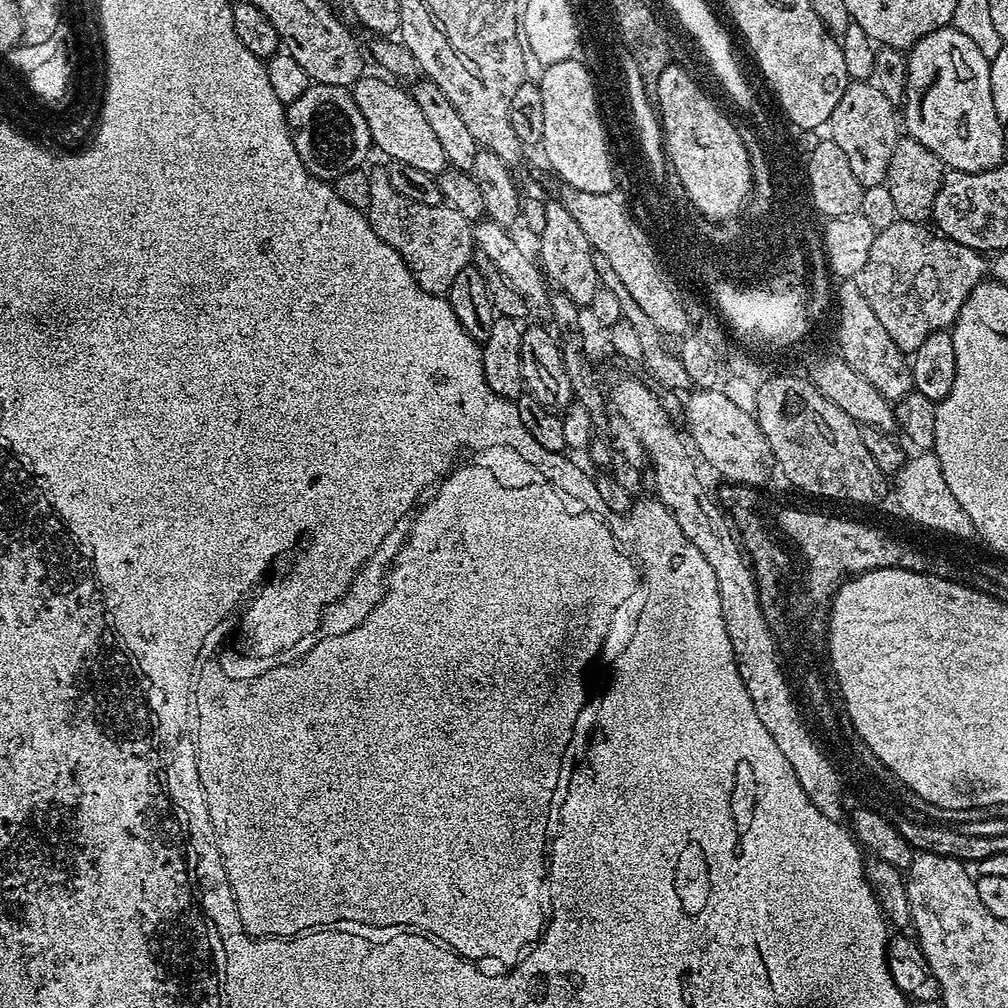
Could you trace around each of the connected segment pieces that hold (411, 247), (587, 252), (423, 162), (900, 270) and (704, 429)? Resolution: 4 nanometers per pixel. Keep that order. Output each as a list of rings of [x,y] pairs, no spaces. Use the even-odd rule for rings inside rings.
[[[383,167],[371,169],[370,202],[366,209],[374,234],[393,248],[406,262],[410,274],[422,286],[422,290],[437,294],[447,293],[451,282],[462,268],[473,263],[473,221],[467,220],[458,210],[442,203],[438,206],[422,206],[422,202],[410,202],[406,194],[398,194],[390,186],[390,178]]]
[[[552,198],[546,203],[546,230],[538,238],[540,256],[538,263],[547,279],[561,293],[569,296],[579,306],[585,306],[596,296],[596,288],[601,287],[600,275],[594,270],[592,243],[582,234],[582,226],[574,222],[570,210],[566,210],[559,199]]]
[[[365,74],[350,89],[354,102],[358,102],[358,110],[362,110],[362,118],[366,118],[366,126],[370,126],[373,145],[381,148],[388,160],[406,162],[406,166],[433,174],[443,172],[449,167],[446,150],[442,150],[434,130],[426,123],[422,110],[418,110],[418,102],[414,102],[411,91],[404,89],[403,92],[398,85],[391,84],[396,82],[388,80]]]
[[[899,219],[877,231],[862,273],[862,287],[922,288],[926,312],[918,316],[918,326],[926,330],[930,320],[930,328],[933,328],[930,334],[934,334],[955,324],[969,294],[985,279],[984,260],[985,257],[970,246],[962,246],[923,223]]]
[[[713,390],[693,391],[688,405],[684,408],[684,416],[688,419],[688,432],[692,435],[691,443],[696,443],[695,451],[700,451],[699,459],[708,460],[708,464],[716,472],[721,472],[725,481],[733,484],[760,486],[768,476],[767,461],[773,459],[771,448],[753,413],[742,410],[742,406],[734,406],[727,391]]]

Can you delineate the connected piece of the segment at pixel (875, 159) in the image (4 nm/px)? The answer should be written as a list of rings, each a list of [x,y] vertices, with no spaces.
[[[853,79],[846,86],[842,98],[838,98],[838,106],[834,106],[827,127],[832,128],[830,138],[845,152],[863,188],[885,183],[895,144],[902,137],[902,124],[898,119],[897,105],[882,94],[875,82],[868,81],[867,84],[864,80]]]

